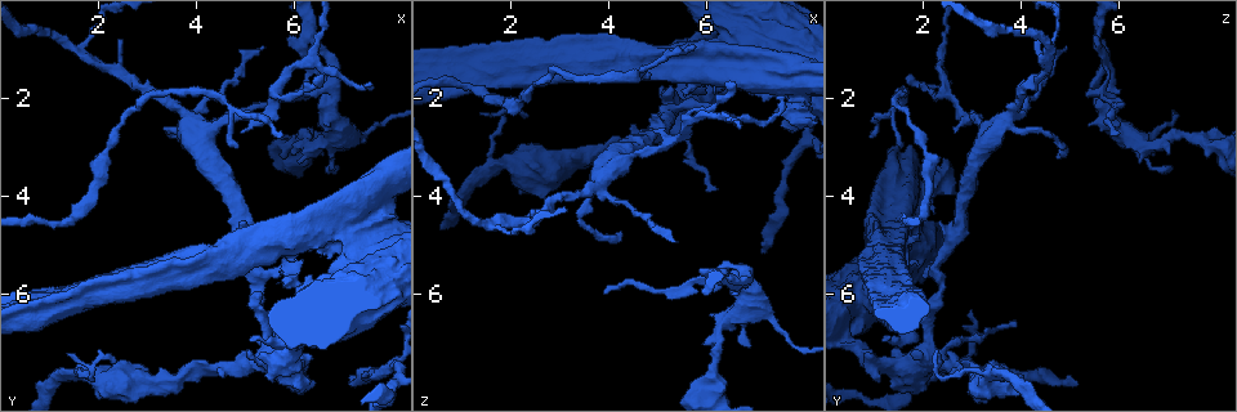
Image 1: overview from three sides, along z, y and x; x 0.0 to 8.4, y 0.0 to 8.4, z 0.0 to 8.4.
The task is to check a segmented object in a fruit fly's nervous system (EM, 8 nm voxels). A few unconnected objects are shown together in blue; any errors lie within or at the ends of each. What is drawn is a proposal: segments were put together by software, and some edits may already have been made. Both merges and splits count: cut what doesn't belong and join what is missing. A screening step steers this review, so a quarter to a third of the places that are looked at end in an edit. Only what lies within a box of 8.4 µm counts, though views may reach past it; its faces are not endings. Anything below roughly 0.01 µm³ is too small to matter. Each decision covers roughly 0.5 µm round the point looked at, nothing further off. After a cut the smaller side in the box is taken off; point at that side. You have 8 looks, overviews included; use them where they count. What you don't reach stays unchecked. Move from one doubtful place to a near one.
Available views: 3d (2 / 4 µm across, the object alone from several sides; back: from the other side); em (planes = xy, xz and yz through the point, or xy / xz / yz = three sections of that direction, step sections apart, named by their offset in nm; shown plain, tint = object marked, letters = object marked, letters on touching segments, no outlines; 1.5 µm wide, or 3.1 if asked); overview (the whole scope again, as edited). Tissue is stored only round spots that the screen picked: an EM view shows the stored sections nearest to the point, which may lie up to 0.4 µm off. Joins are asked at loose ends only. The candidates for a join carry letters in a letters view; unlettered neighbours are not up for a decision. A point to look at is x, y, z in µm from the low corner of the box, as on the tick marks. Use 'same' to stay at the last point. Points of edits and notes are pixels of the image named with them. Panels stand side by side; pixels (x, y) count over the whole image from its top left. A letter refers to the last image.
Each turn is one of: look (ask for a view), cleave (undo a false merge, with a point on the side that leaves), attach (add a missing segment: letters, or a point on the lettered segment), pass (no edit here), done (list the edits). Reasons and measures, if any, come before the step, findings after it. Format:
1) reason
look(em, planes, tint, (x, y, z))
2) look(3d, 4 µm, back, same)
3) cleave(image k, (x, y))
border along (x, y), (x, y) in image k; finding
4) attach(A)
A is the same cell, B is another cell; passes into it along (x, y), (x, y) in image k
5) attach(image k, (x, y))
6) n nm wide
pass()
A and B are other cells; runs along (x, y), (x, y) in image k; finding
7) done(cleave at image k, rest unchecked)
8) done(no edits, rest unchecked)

thin neck
look(3d, 2 µm, (0.95, 4.60, 1.80))

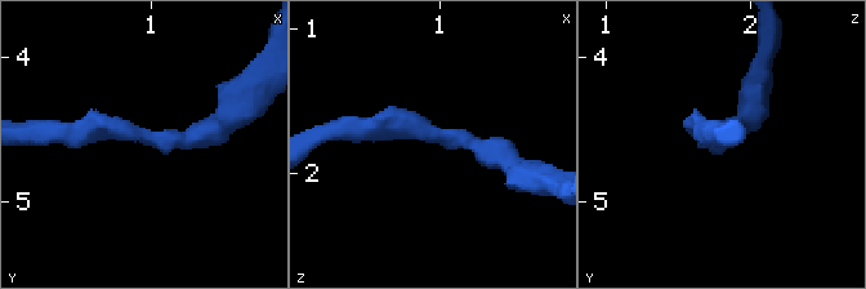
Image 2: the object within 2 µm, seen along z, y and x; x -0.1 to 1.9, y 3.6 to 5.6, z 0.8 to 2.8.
look(em, planes, letters, (0.92, 4.58, 1.74))

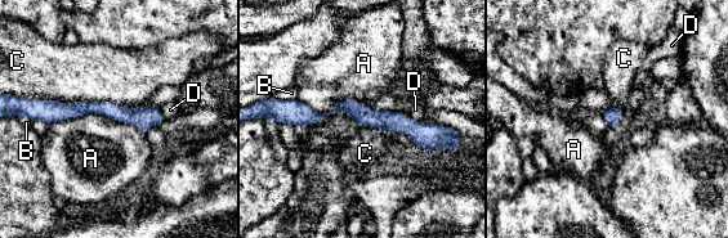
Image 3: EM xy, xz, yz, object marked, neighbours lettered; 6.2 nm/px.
C touches over 750 nm
pass()
A, B, C and D are other cells; border along (296, 99), (373, 109) in image 3; all the same cell

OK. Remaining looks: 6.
free end
look(3d, 4 µm, (3.95, 2.80, 5.95))

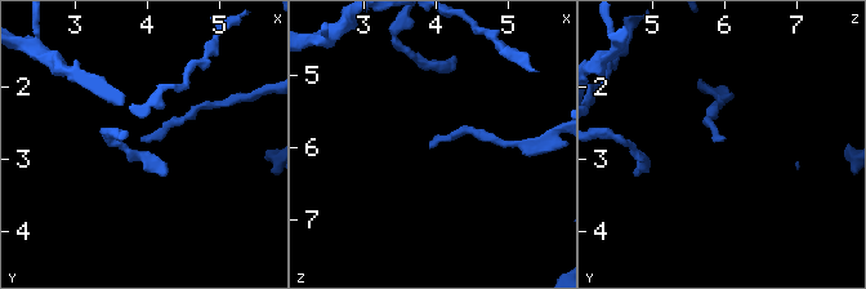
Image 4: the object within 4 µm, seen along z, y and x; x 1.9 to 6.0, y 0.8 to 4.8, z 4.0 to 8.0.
need the tissue
look(em, planes, letters, (3.90, 2.75, 5.95))

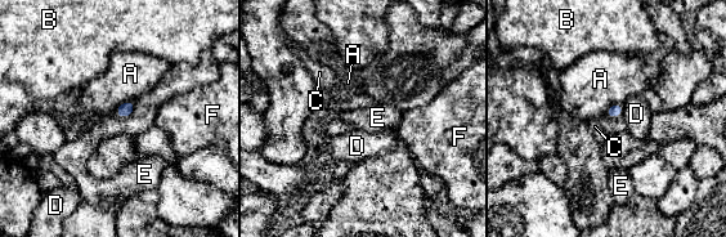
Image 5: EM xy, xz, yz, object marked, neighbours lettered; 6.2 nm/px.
pass()
A, B, C, D, E and F are other cells; border along (134, 101), (134, 108), (122, 119) in image 5; no lettered segment goes on from it

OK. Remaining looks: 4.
look(em, planes, letters, (5.30, 6.05, 1.70))

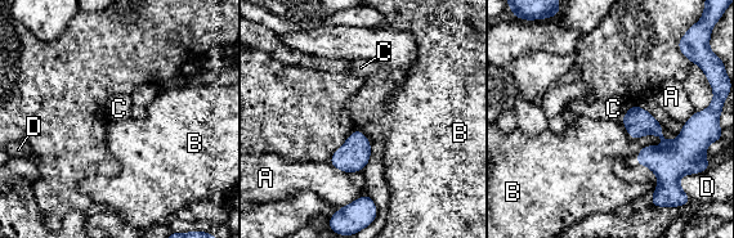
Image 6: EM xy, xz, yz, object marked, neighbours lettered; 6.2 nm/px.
pass()
A, B, C and D are other cells; runs along (634, 108), (665, 140), (661, 179) in image 6; no lettered segment goes on from it

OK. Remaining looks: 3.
look(3d, 4 µm, (6.15, 2.85, 8.00))

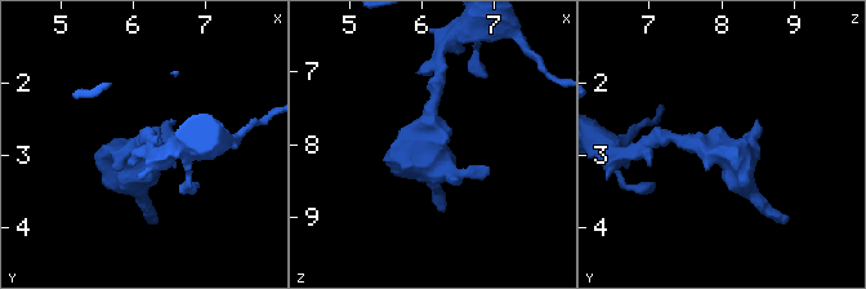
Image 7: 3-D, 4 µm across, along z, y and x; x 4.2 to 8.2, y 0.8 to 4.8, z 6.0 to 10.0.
now the EM
look(em, planes, letters, (6.20, 2.90, 7.95))

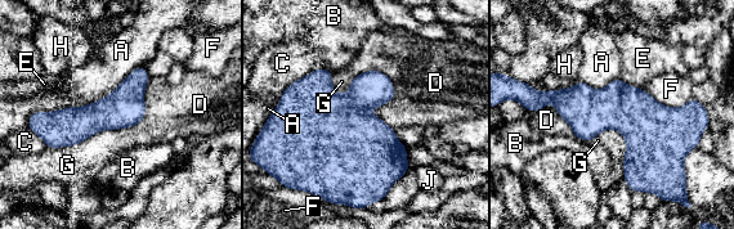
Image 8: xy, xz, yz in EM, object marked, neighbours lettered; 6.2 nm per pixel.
A touches over 800 nm
pass()
A, B, C, D, E, F, G, H and J are other cells; border along (357, 73), (393, 129) in image 8; one cell here

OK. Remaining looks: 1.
done(no edits, rest unchecked)

